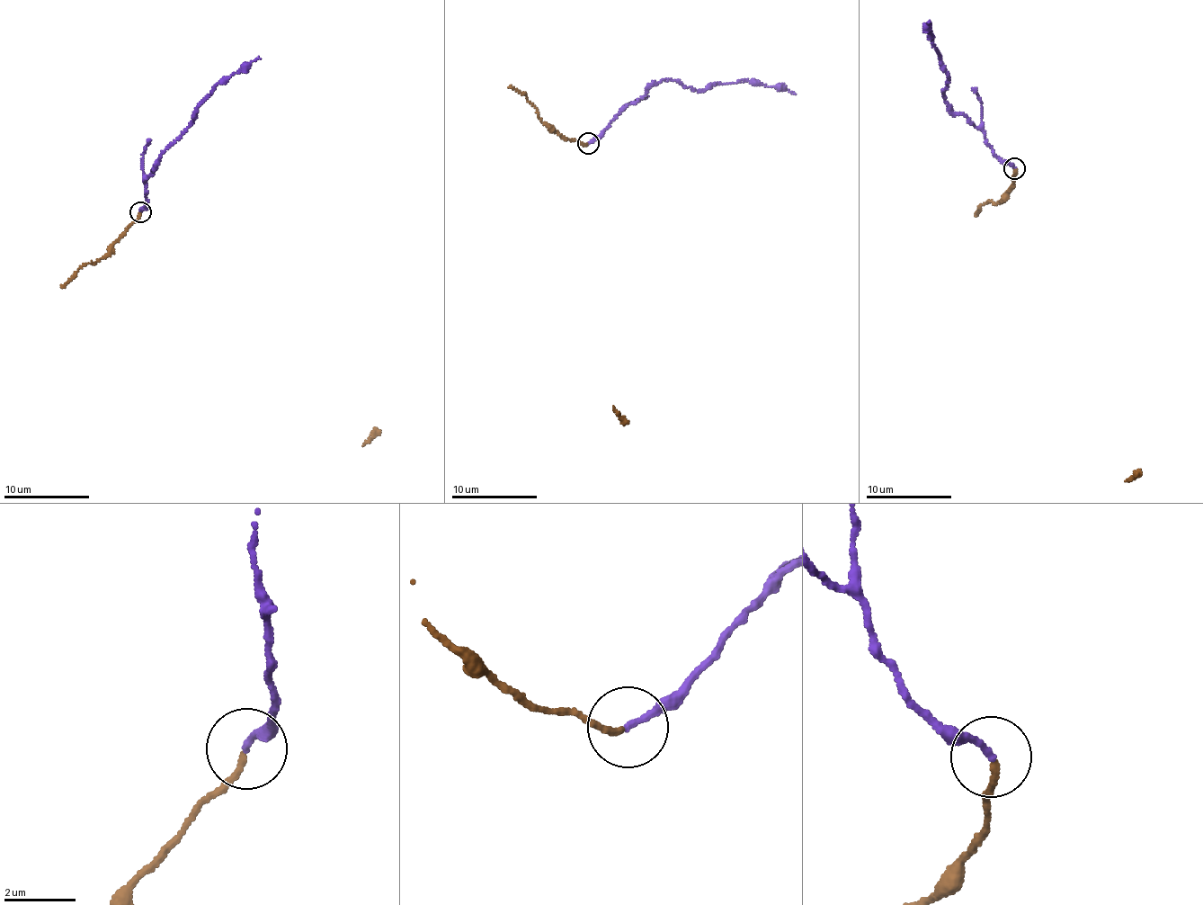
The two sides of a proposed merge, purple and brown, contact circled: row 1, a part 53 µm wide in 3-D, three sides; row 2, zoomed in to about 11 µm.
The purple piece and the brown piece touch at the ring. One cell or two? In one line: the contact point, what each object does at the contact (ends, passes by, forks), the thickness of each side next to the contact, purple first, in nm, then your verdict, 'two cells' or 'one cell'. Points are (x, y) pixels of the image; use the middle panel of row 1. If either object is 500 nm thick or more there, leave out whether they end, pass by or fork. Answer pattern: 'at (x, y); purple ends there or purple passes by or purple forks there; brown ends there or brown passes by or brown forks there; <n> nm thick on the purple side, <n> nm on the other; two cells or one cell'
at (588, 143); purple ends there; brown ends there; 170 nm thick on the purple side, 150 nm on the other; one cell

